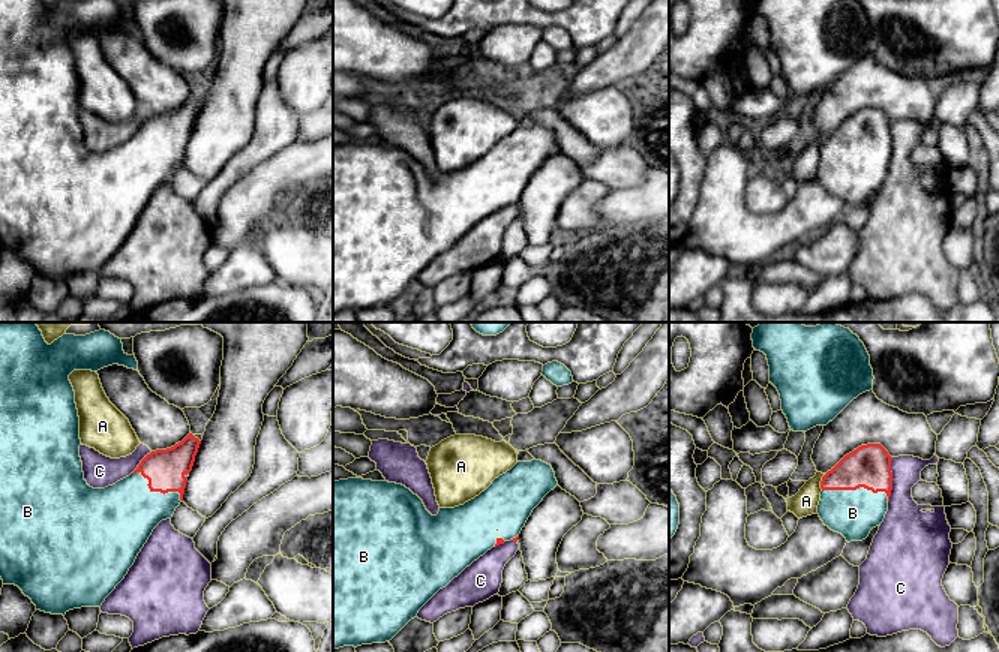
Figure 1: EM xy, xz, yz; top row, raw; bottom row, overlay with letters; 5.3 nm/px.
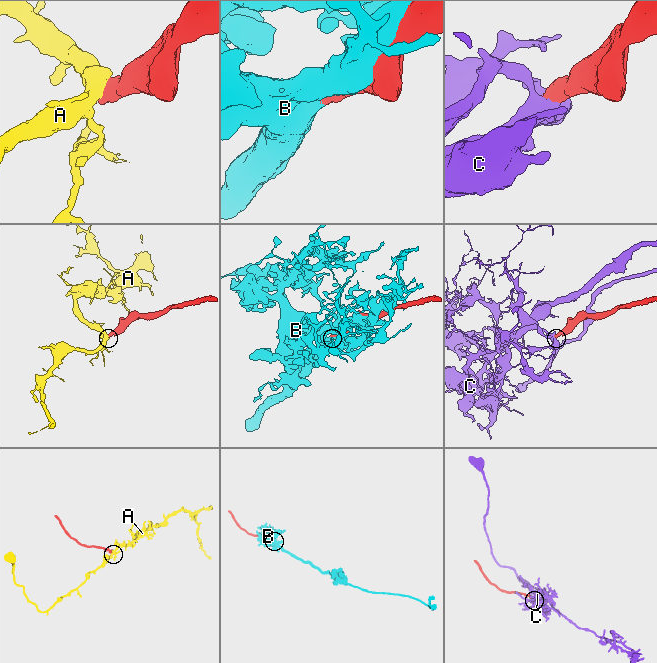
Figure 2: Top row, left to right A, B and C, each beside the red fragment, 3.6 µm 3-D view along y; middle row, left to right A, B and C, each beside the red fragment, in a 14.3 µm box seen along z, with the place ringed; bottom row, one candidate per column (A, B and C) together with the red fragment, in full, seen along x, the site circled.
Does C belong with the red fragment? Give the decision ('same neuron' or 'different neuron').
different neuron

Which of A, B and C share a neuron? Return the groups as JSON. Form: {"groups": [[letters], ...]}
{"groups": [["A"], ["B"], ["C"]]}

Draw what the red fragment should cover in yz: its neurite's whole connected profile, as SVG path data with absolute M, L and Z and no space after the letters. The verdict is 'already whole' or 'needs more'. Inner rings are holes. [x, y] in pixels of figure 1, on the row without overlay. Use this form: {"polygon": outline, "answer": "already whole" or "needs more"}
{"polygon": "M880 108L846 118L820 145L818 178L848 207L862 205L885 183L892 154L892 121Z", "answer": "needs more"}

